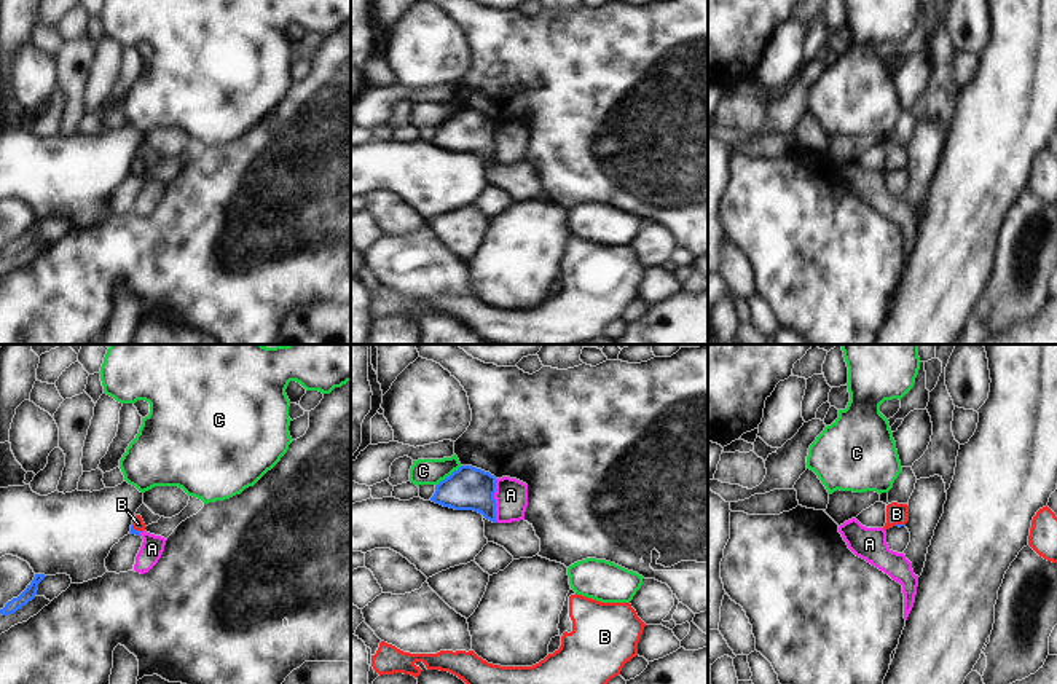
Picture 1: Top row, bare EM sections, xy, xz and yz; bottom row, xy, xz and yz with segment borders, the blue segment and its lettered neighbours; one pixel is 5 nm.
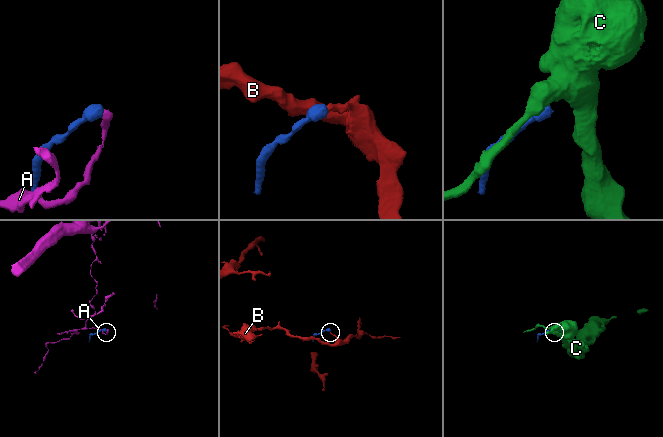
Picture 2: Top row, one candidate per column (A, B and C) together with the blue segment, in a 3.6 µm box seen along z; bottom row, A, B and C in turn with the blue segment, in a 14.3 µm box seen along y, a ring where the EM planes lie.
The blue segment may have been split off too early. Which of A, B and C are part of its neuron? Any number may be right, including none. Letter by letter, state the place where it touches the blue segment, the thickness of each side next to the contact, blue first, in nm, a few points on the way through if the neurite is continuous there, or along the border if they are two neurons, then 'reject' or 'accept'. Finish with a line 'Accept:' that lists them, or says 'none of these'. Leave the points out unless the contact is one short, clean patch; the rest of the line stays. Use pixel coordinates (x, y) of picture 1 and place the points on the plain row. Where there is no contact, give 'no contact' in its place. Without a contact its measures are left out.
A: meets blue in xz at (495, 144); 220 nm thick on the blue side, 160 nm on the other; border along xz (495, 121), (495, 161), (498, 165); reject
B: meets blue in xy at (134, 172); 30 nm thick on the blue side, 60 nm on the other; runs through xy (133, 174), (134, 172), (137, 166); accept
C: meets blue in xz at (450, 118); 220 nm thick on the blue side, 130 nm on the other; border along xz (461, 109), (436, 129); reject
Accept: B

